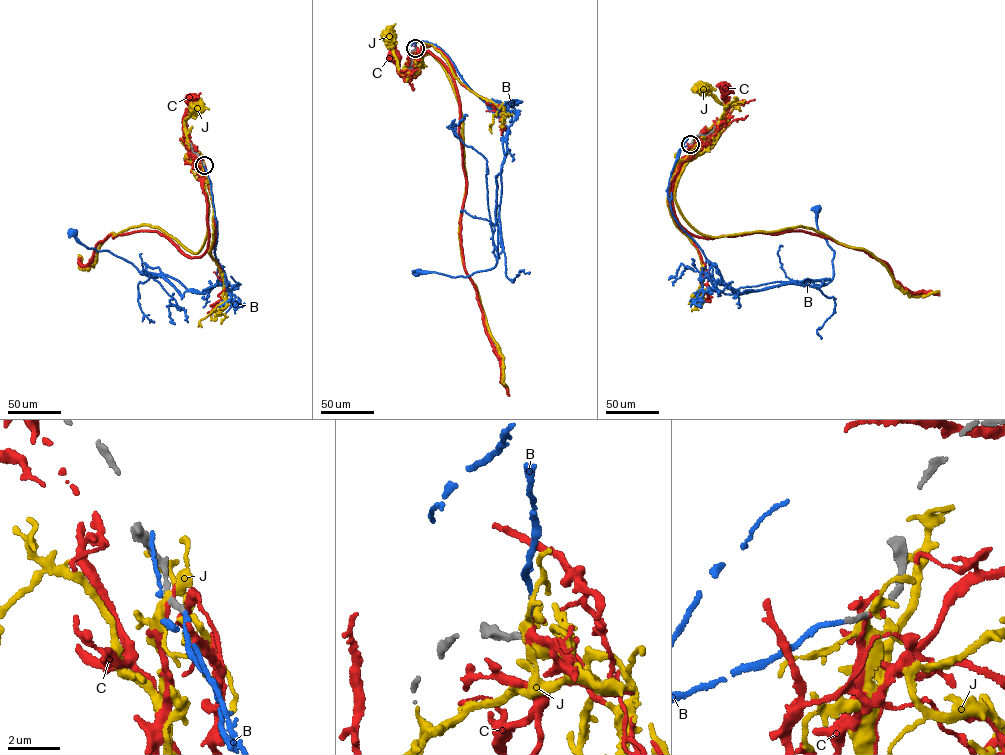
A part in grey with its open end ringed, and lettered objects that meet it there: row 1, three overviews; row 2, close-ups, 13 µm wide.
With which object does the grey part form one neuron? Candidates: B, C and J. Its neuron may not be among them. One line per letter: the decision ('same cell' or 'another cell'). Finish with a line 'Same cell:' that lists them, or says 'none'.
B: same cell
C: another cell
J: another cell
Same cell: B

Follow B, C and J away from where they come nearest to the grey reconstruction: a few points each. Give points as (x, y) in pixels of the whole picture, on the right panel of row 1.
B: (690, 144), (679, 149), (671, 172), (671, 211), (737, 292), (831, 281), (834, 252), (819, 232), (818, 208)
C: (691, 143), (690, 151), (693, 155), (724, 116), (724, 89)
J: (691, 143), (692, 151), (706, 150), (724, 110), (724, 106), (702, 89)

